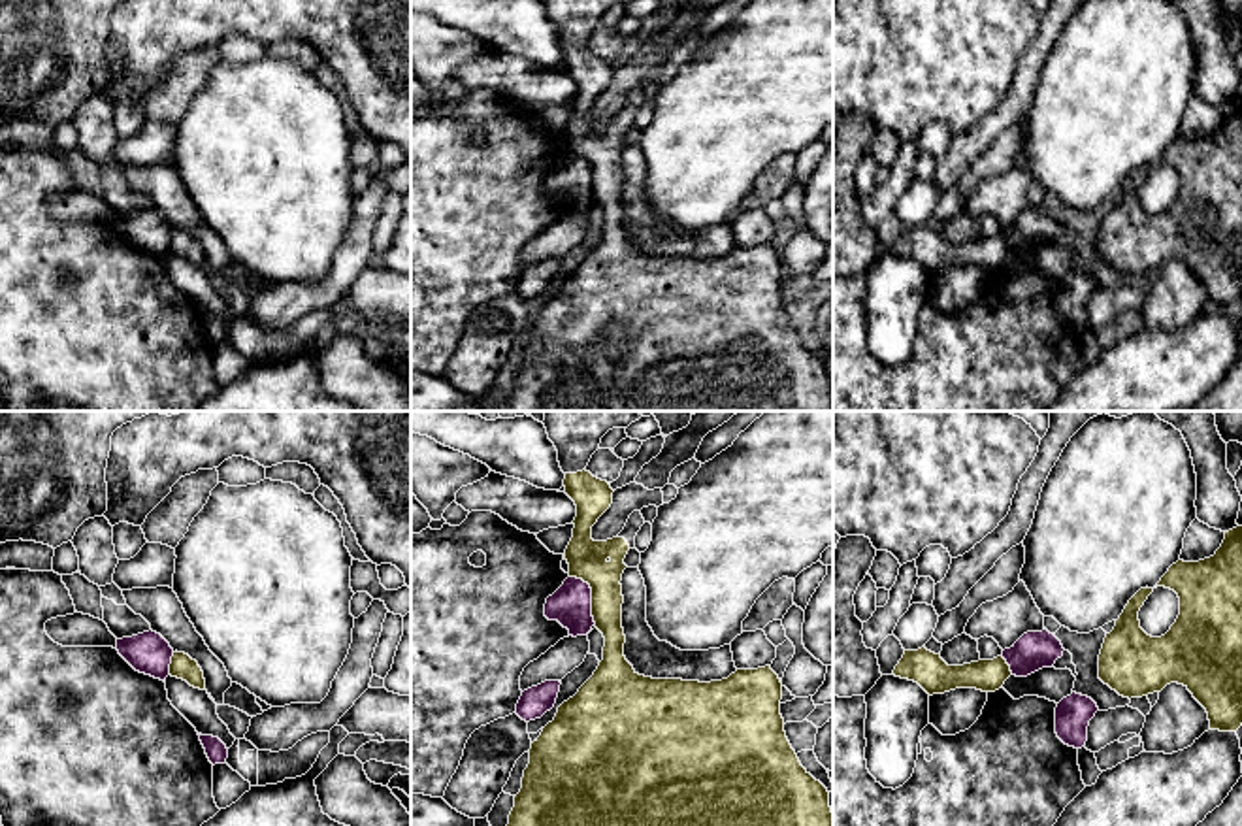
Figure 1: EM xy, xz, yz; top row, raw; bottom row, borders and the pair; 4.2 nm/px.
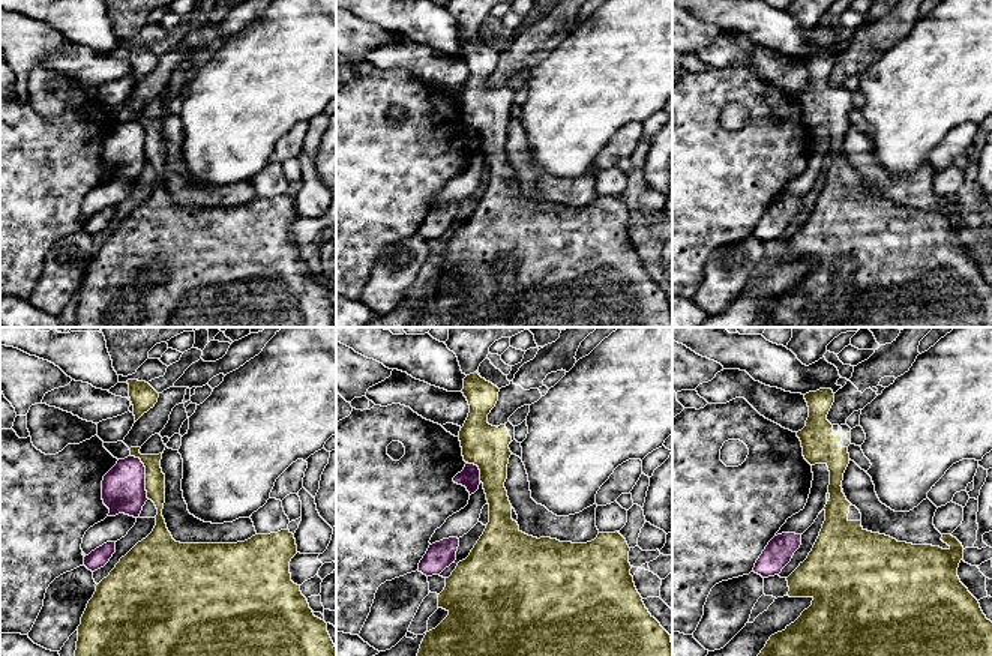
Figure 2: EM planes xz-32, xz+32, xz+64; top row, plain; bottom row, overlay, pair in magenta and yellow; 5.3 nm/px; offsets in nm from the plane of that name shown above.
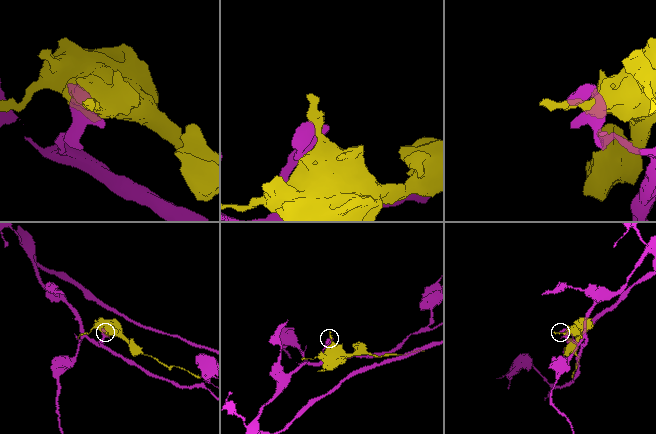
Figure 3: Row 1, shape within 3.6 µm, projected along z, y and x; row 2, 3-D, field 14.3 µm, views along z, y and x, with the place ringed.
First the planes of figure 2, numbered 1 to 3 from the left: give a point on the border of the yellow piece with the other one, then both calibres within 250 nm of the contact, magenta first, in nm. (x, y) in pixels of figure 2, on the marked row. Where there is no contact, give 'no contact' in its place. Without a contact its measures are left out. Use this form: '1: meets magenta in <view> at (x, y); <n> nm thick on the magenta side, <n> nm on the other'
1: meets magenta in xz-32 at (144, 475); 240 nm thick on the magenta side, 110 nm on the other
2: meets magenta in xz+32 at (477, 469); 110 nm thick on the magenta side, 240 nm on the other
3: no contact

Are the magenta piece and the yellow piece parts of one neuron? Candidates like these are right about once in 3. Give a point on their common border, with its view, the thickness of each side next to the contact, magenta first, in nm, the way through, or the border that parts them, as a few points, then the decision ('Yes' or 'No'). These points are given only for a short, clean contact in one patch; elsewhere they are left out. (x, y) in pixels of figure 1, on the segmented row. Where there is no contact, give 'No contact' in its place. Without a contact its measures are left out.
Touches magenta at xz (590, 594). Thickness 180 nm (magenta) against 170 nm. Boundary: xz (570, 576), (588, 585), (596, 623). No

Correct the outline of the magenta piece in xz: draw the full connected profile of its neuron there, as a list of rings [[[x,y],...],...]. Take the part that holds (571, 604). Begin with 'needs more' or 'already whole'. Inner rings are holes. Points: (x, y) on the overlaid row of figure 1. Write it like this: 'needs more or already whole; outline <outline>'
already whole; outline [[[567,577],[564,585],[547,598],[545,617],[558,620],[569,630],[569,636],[586,636],[594,622],[592,617],[592,588],[577,577]]]

